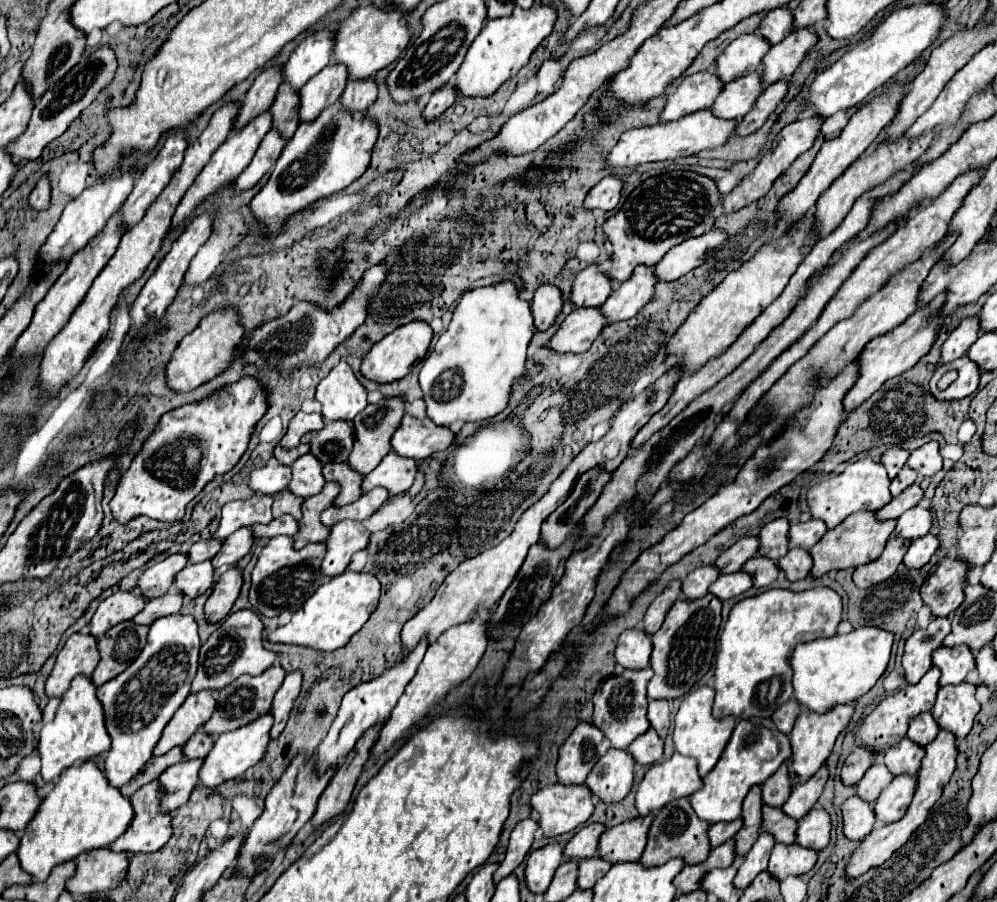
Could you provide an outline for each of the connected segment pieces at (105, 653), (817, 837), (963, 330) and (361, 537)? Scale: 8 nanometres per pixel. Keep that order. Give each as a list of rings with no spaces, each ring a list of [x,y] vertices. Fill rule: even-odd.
[[[124,621],[108,629],[108,633],[104,633],[98,639],[100,663],[90,675],[92,683],[100,687],[112,677],[120,675],[146,645],[146,635],[148,635],[148,627],[132,625],[132,621]]]
[[[814,807],[806,817],[798,821],[796,843],[808,849],[824,849],[830,841],[830,815],[822,807]]]
[[[970,317],[970,319],[964,319],[960,323],[960,327],[956,327],[950,337],[944,341],[942,349],[940,349],[940,363],[950,363],[962,355],[968,353],[970,345],[976,341],[980,333],[980,327],[978,327],[978,317]]]
[[[340,521],[330,527],[326,543],[326,555],[322,561],[322,571],[326,577],[336,577],[346,571],[350,557],[368,545],[370,533],[358,521]]]

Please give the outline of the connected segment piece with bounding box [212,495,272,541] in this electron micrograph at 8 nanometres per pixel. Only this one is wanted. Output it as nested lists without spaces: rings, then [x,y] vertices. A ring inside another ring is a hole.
[[[254,495],[246,501],[232,501],[222,507],[222,519],[218,529],[214,531],[214,539],[224,541],[240,527],[252,527],[256,523],[270,523],[272,497],[270,495]]]

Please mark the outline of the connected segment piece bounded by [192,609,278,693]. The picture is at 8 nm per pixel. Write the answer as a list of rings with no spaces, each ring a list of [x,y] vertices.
[[[242,609],[228,615],[226,621],[200,647],[198,673],[192,681],[192,693],[198,693],[202,689],[222,689],[224,685],[230,685],[244,673],[260,675],[262,671],[266,671],[278,659],[278,655],[262,647],[262,629],[264,625],[260,617],[250,609]]]

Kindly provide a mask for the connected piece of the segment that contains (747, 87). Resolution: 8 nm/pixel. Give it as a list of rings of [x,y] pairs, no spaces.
[[[750,73],[746,77],[740,77],[732,83],[726,83],[716,101],[710,105],[710,111],[716,113],[720,119],[742,119],[762,93],[760,75]]]

